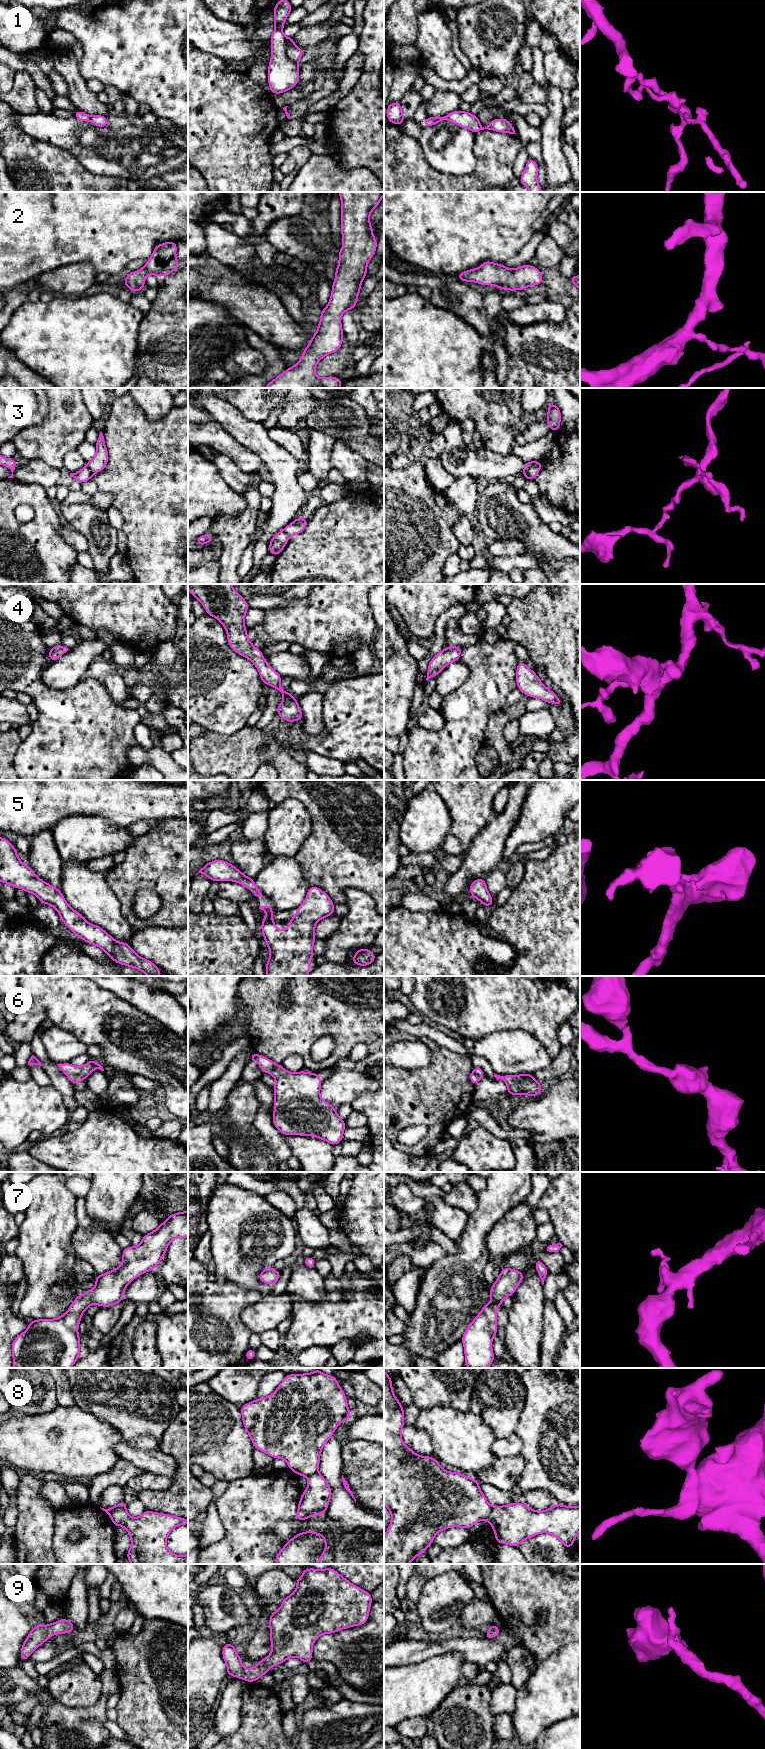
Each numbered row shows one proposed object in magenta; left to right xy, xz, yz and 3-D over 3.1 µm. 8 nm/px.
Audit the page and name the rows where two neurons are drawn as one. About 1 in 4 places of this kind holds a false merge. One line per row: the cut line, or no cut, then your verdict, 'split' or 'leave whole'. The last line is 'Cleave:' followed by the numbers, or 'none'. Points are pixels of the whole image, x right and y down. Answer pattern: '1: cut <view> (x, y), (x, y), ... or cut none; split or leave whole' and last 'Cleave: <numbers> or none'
1: cut xz (284, 38), (287, 57), (297, 64); split
2: cut none; leave whole
3: cut yz (533, 462), (532, 466), (523, 475); split
4: cut none; leave whole
5: cut none; leave whole
6: cut none; leave whole
7: cut none; leave whole
8: cut yz (492, 1506), (487, 1519); split
9: cut none; leave whole
Cleave: 1, 3, 8

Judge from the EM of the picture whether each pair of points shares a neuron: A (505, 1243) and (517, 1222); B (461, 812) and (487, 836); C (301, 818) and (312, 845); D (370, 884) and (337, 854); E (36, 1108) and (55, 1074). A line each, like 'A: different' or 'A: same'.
A: same
B: different
C: different
D: same
E: different

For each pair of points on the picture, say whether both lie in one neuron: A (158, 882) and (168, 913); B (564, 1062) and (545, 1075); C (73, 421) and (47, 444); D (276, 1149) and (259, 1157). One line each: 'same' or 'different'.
A: same
B: same
C: same
D: different

